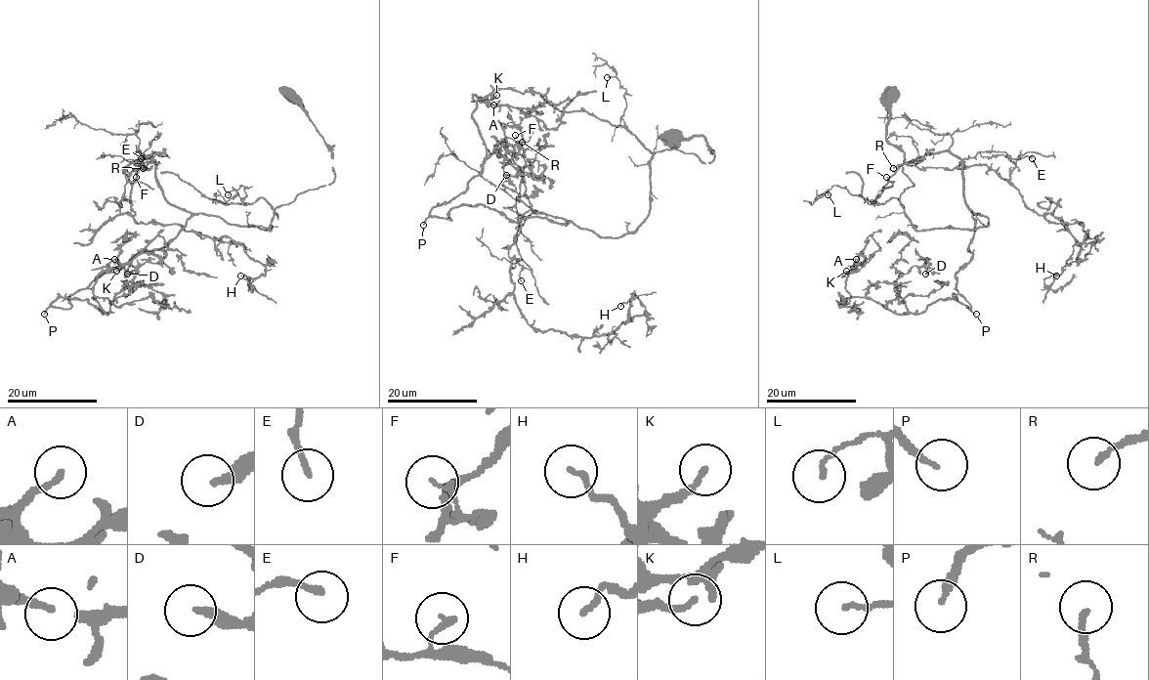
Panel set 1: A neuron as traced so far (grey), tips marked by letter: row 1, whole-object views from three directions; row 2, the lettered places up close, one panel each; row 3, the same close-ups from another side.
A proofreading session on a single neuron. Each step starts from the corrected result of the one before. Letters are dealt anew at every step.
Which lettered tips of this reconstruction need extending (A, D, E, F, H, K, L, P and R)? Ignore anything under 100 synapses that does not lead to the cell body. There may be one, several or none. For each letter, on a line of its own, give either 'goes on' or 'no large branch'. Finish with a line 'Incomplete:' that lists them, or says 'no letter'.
A: no large branch
D: no large branch
E: no large branch
F: no large branch
H: no large branch
K: no large branch
L: no large branch
P: goes on
R: no large branch
Incomplete: P

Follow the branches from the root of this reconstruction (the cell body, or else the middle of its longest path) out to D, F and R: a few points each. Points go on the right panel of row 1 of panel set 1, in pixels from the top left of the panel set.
D: (968, 247), (956, 288), (969, 308), (955, 297), (912, 314), (895, 282), (913, 266), (925, 274)
F: (968, 247), (974, 219), (957, 156), (949, 151), (918, 155), (889, 182), (886, 177)
R: (968, 247), (974, 219), (963, 194), (962, 162), (949, 151), (938, 151), (918, 155), (893, 168)

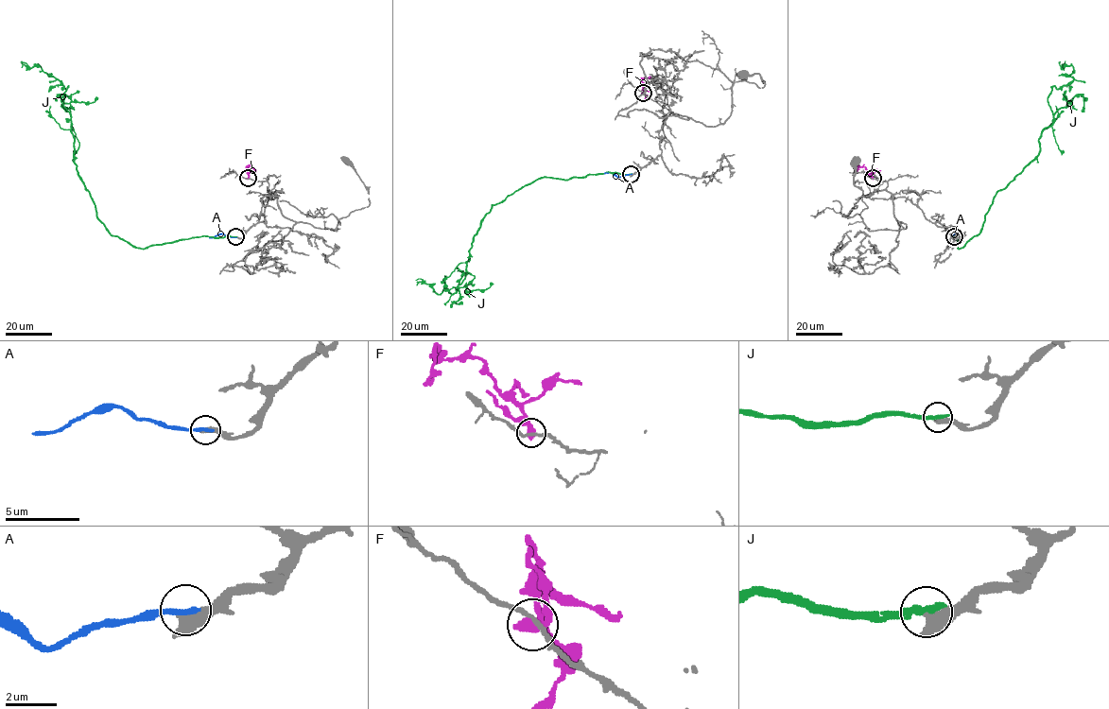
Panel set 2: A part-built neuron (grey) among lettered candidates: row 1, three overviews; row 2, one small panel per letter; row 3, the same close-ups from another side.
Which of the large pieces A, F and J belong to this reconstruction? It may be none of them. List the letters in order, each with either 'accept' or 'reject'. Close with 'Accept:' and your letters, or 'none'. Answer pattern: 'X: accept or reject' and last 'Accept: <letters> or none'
A: reject
F: reject
J: reject
Accept: none

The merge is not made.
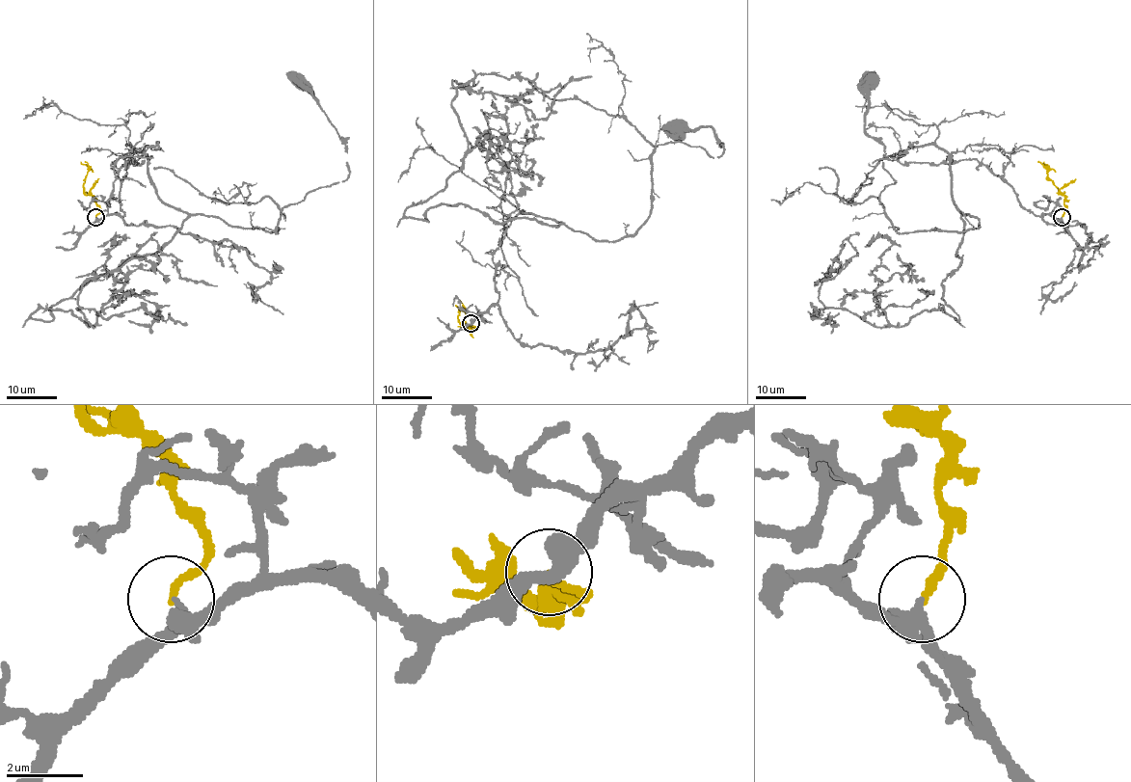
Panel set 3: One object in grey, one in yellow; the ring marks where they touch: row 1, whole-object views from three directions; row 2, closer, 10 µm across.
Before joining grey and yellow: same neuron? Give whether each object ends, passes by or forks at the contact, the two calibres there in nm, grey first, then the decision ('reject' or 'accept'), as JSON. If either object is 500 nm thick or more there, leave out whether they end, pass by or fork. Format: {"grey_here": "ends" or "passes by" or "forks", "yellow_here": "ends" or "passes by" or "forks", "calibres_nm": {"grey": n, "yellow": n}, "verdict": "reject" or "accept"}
{"grey_here": "forks", "yellow_here": "ends", "calibres_nm": {"grey": 260, "yellow": 190}, "verdict": "accept"}

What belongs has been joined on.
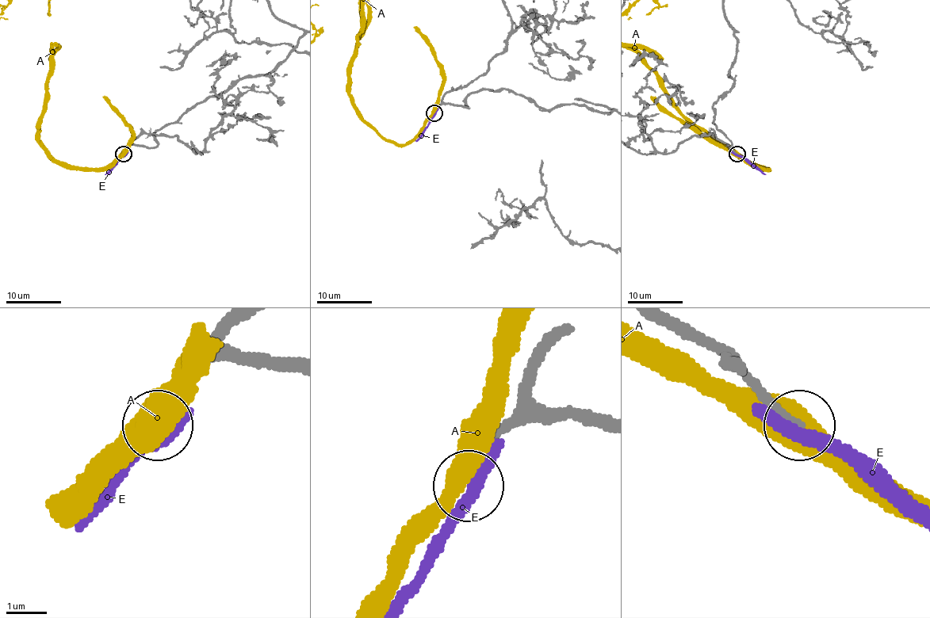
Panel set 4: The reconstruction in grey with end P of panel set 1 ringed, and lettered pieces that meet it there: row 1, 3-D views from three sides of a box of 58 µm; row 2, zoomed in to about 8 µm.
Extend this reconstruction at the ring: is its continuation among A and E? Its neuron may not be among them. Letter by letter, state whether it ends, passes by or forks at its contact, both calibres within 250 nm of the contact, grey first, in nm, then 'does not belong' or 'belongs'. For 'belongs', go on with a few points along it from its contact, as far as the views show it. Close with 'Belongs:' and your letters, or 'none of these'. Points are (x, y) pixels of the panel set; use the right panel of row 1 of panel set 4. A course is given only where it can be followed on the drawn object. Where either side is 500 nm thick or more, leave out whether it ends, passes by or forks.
A: 280/600 nm | does not belong
E: it ends | 280/320 nm | does not belong
Belongs: none of these

